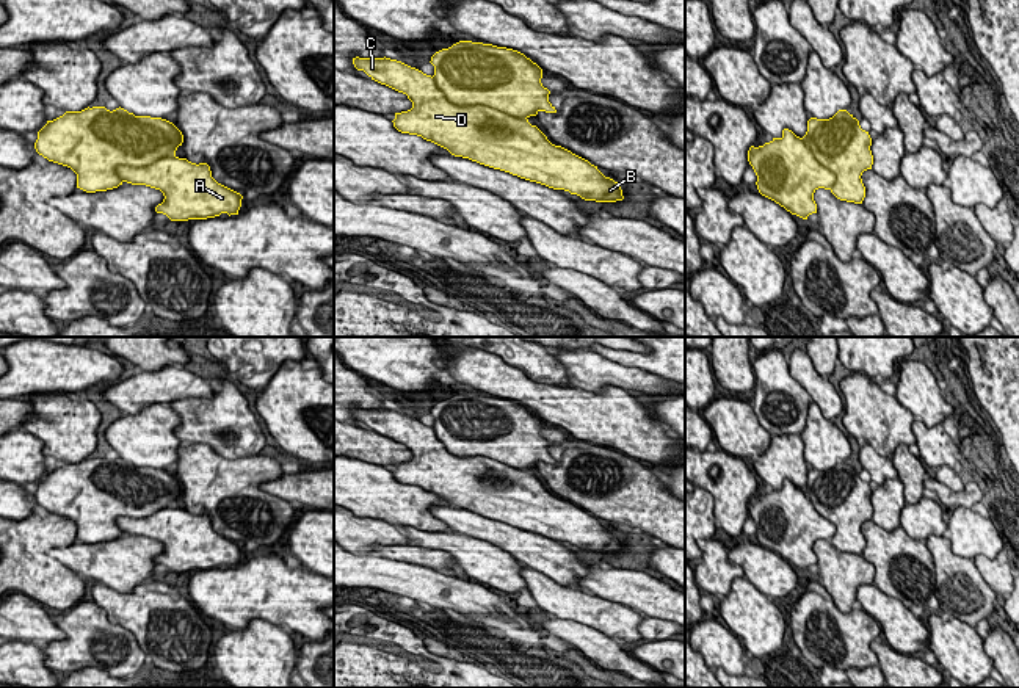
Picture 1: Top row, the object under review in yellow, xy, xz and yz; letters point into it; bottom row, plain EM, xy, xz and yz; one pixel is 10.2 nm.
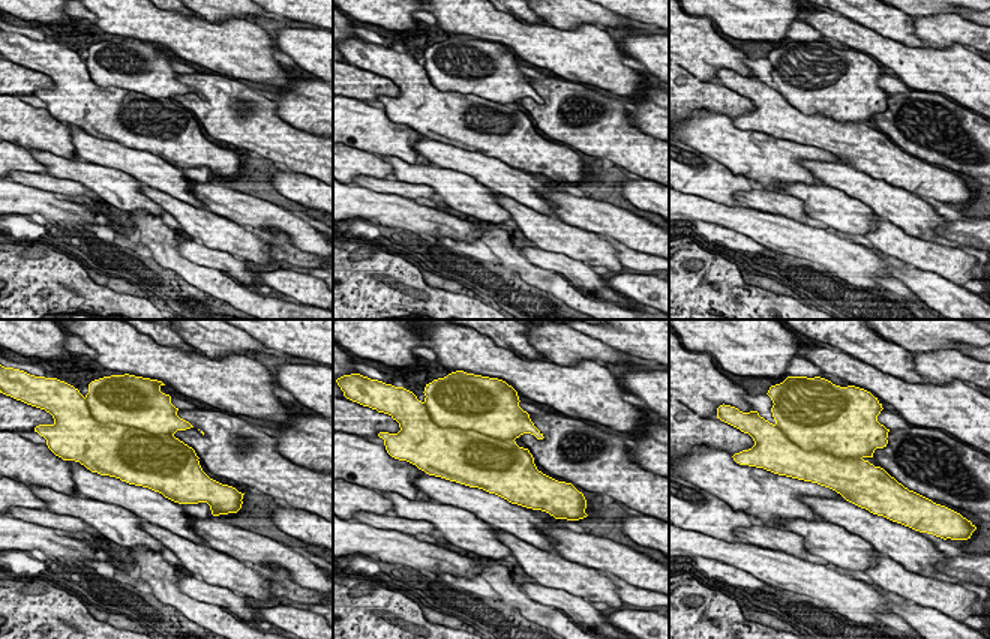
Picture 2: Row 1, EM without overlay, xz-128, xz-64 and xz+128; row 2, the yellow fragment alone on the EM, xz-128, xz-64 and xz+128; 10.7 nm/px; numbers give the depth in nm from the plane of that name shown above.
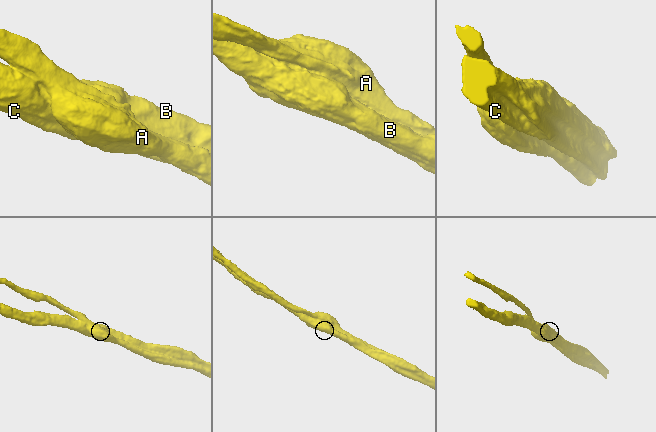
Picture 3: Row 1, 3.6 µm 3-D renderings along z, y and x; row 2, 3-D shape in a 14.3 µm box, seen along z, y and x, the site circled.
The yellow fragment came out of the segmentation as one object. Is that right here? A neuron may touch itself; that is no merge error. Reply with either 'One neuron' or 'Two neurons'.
Two neurons

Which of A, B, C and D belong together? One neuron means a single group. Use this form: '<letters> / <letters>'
A / B C D

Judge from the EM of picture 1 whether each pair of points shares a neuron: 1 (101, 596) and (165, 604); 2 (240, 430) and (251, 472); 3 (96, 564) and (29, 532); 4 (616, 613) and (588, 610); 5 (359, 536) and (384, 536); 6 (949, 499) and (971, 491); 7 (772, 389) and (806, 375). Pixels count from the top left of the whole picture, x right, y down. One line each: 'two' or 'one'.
1: one
2: two
3: two
4: one
5: one
6: one
7: two

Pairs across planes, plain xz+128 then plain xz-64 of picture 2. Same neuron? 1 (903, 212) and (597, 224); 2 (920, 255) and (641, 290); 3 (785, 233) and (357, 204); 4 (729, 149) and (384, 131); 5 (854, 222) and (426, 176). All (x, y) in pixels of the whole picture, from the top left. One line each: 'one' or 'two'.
1: two
2: two
3: one
4: one
5: one

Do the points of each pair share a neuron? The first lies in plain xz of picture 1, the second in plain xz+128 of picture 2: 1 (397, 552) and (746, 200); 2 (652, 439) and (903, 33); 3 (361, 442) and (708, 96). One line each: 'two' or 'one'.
1: one
2: two
3: one

